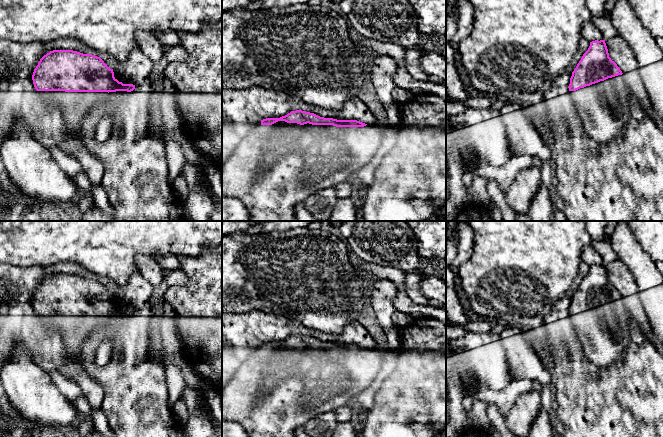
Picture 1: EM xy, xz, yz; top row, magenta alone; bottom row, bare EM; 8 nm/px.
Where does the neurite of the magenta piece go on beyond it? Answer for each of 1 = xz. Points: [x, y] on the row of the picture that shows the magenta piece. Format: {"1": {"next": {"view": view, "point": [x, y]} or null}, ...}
{"1": {"next": null}}

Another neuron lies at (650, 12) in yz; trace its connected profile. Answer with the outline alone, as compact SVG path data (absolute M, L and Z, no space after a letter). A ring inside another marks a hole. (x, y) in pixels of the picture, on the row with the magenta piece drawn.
M628 0L642 26L655 38L663 38L663 0Z

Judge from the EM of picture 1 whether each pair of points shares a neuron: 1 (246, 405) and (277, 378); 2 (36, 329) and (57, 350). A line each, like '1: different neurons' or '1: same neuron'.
1: same neuron
2: same neuron

